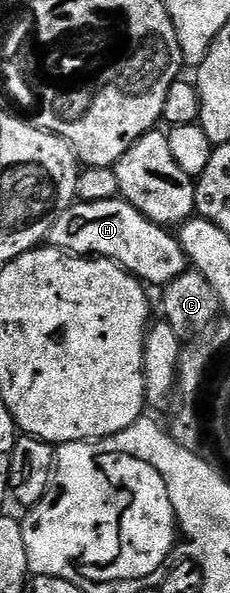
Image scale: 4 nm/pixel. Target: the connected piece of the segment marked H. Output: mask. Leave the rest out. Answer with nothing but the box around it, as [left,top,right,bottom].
[47,196,187,287]

